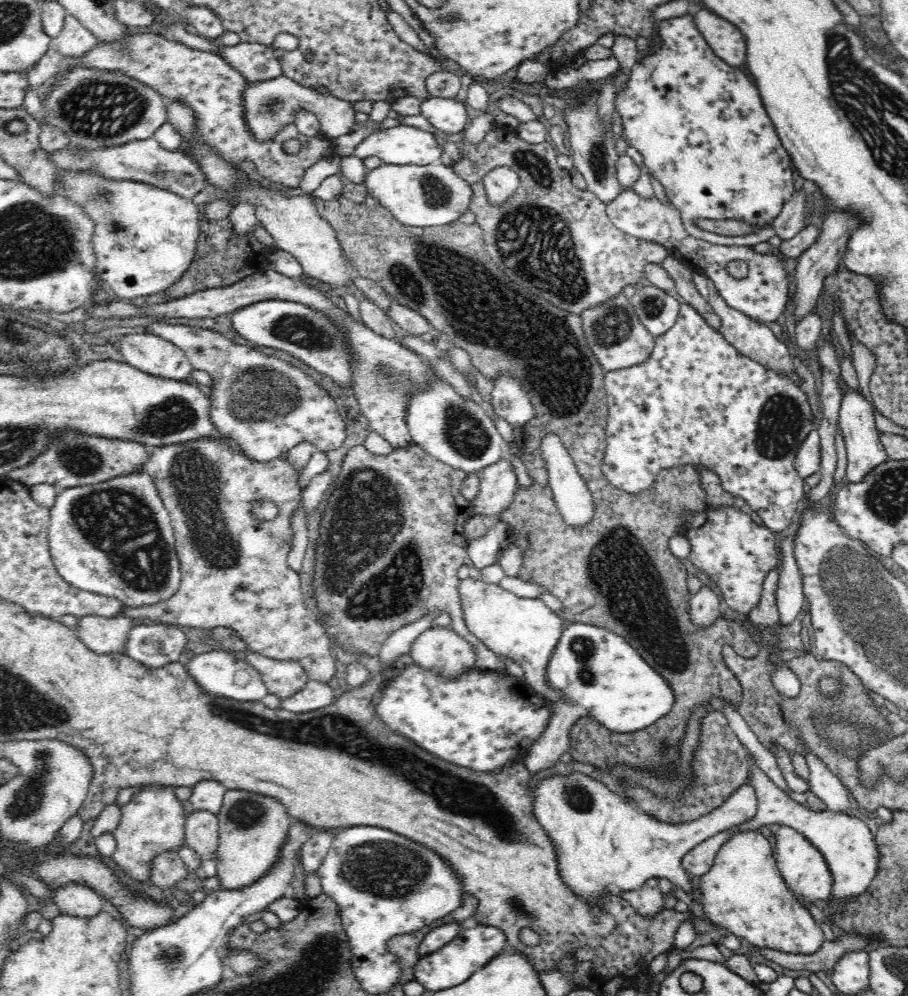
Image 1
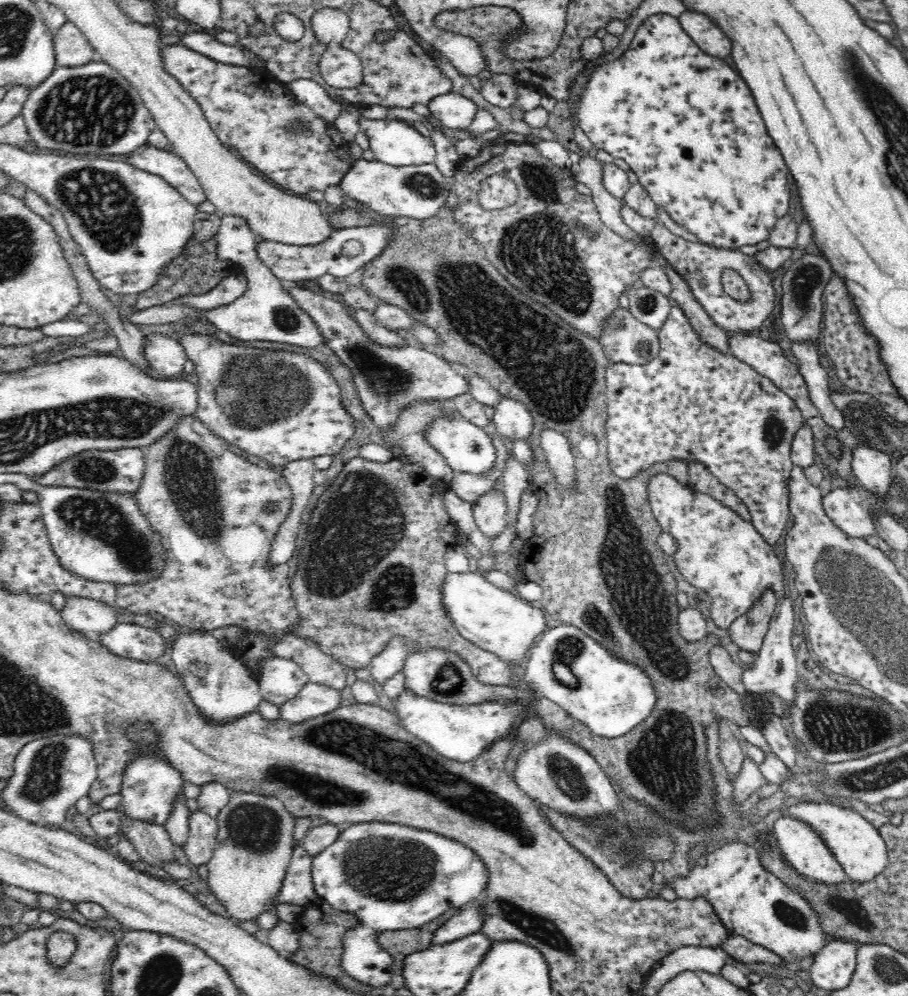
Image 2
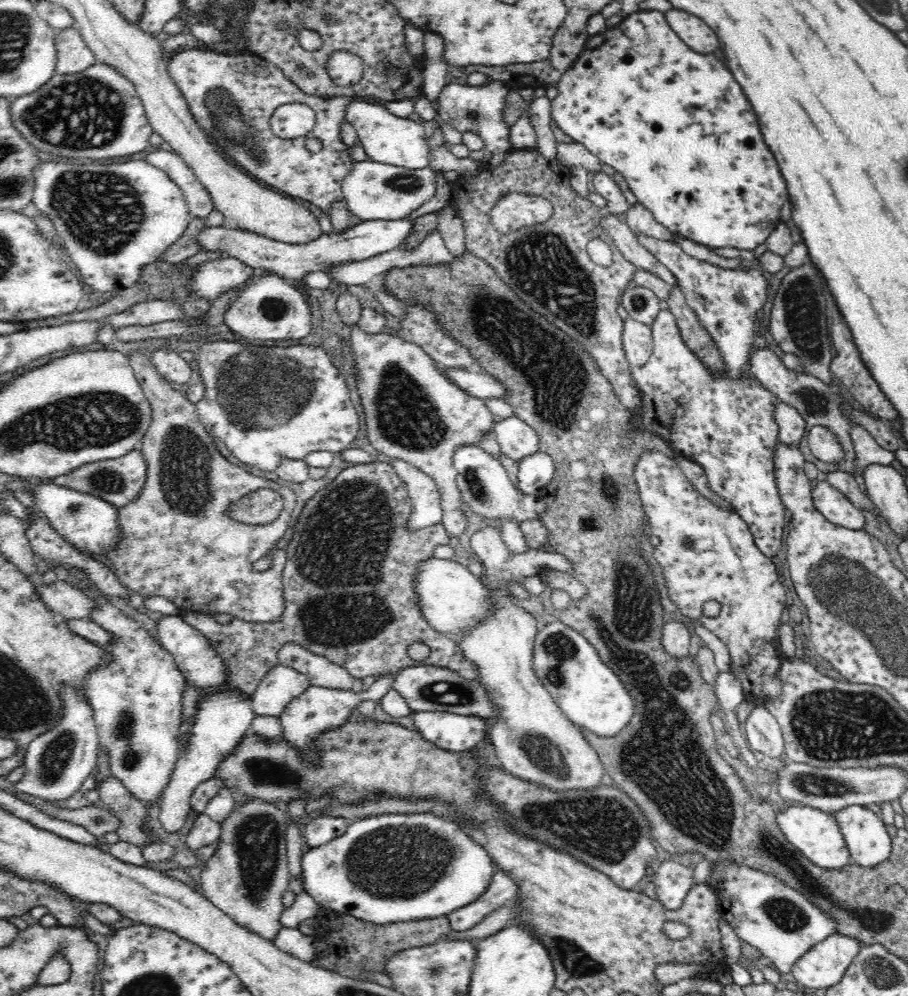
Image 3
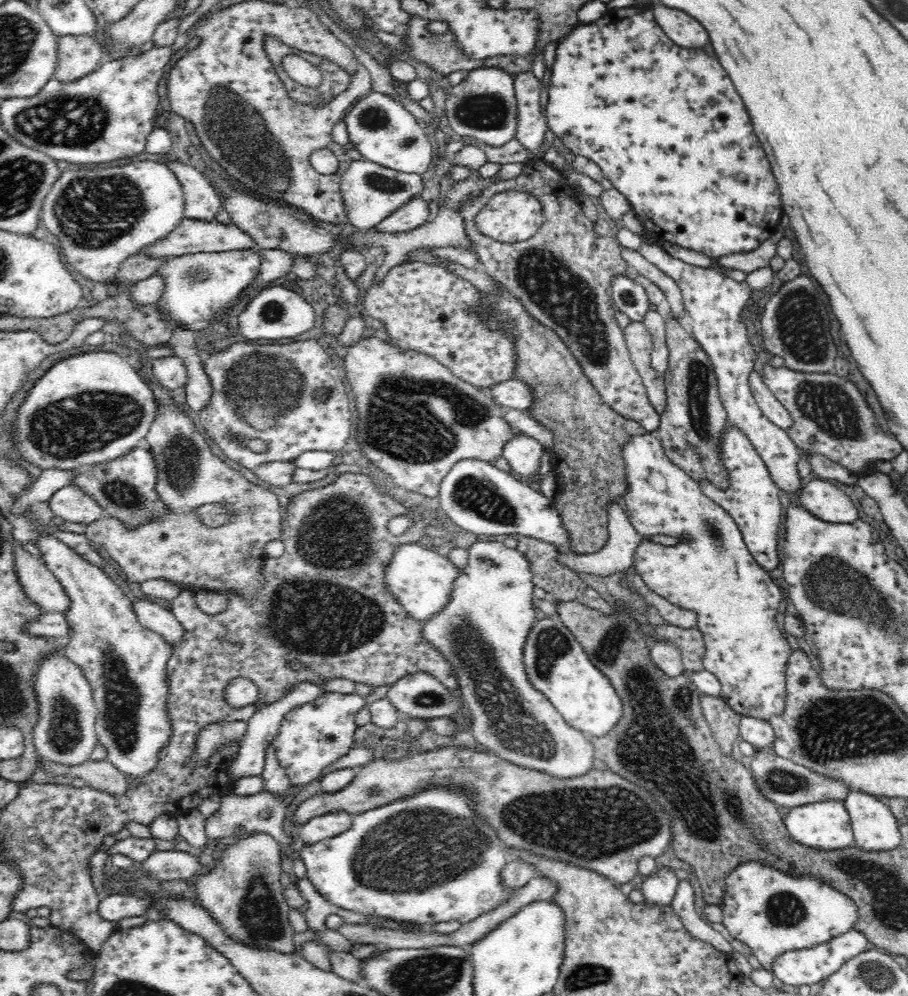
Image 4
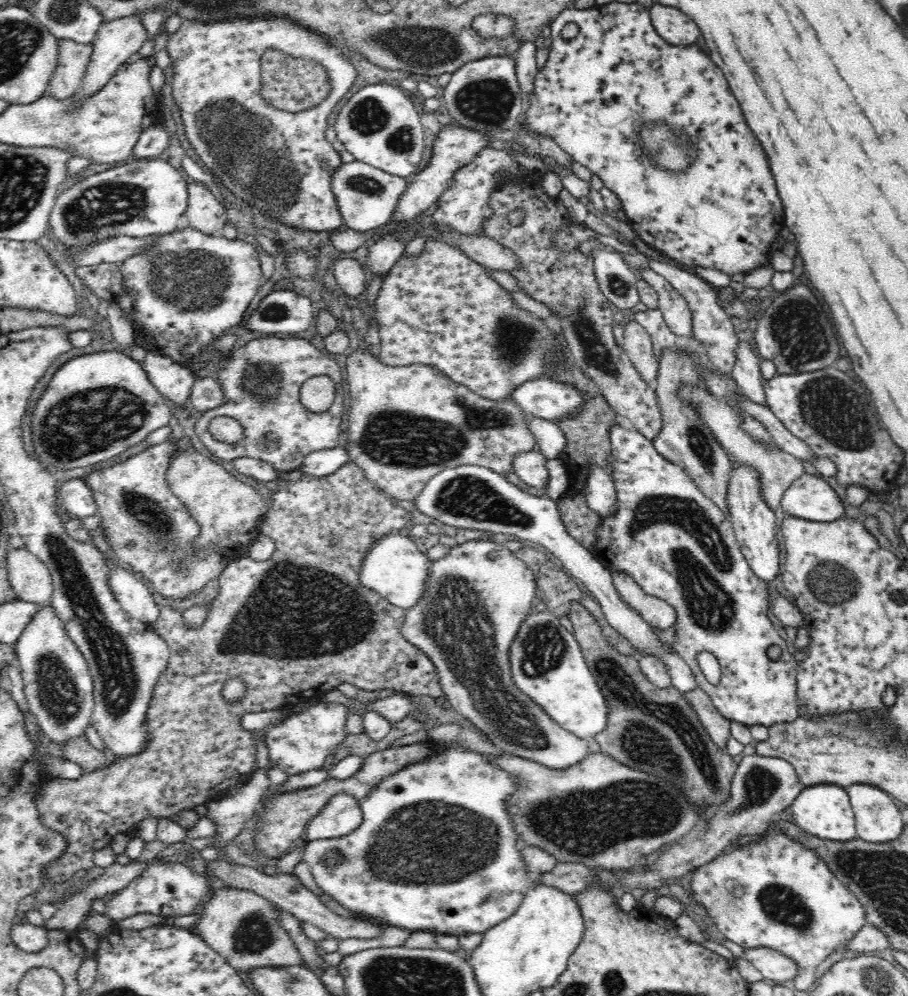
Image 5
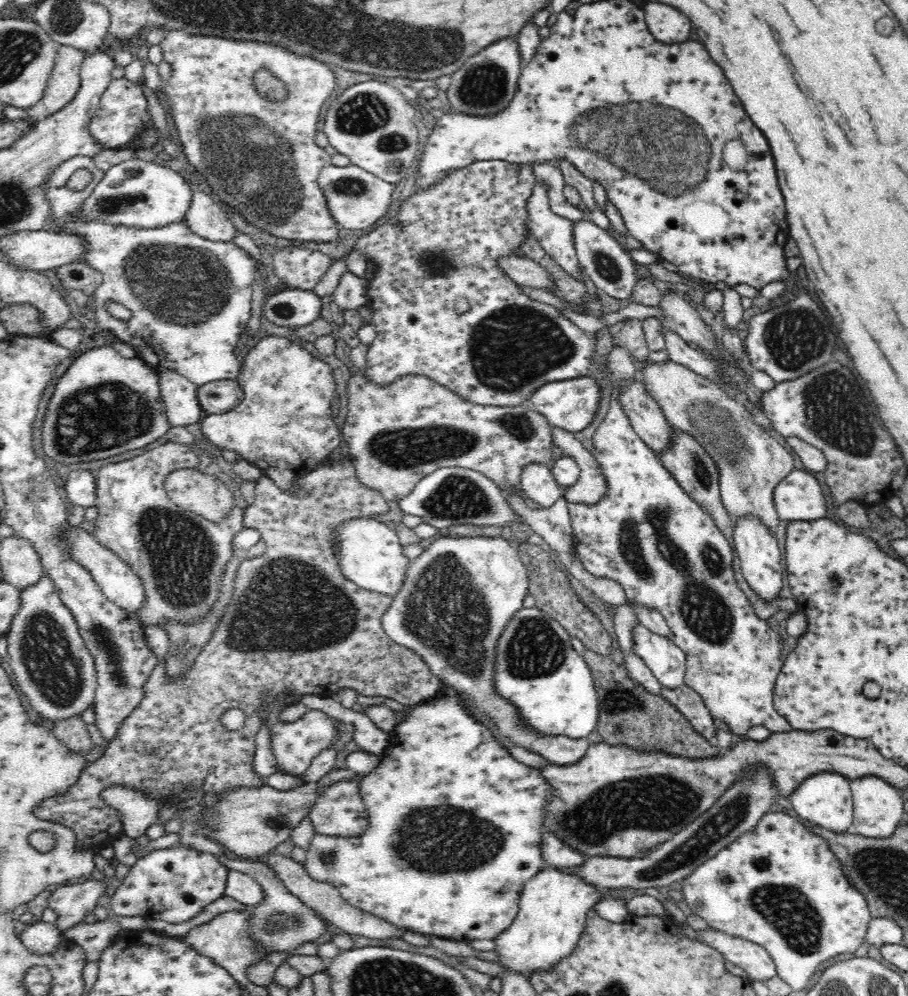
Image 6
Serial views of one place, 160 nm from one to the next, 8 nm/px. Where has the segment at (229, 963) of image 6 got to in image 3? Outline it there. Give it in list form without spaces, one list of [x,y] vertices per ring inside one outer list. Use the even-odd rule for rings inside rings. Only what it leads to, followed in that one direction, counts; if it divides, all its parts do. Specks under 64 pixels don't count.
[[[254,799],[247,804],[238,805],[228,815],[228,819],[221,823],[220,843],[216,852],[204,864],[200,873],[201,893],[224,914],[228,915],[238,925],[250,932],[272,941],[277,932],[283,927],[279,921],[285,909],[284,892],[289,889],[291,880],[288,871],[288,854],[286,853],[287,811],[276,804]]]

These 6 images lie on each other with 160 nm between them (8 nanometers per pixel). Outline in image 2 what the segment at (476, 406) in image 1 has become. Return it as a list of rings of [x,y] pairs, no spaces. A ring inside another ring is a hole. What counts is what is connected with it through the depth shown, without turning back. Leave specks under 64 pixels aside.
[[[461,416],[442,417],[431,424],[425,432],[427,441],[446,459],[446,462],[456,472],[483,475],[496,466],[496,452],[499,446],[491,439],[491,431],[484,431],[471,424]]]

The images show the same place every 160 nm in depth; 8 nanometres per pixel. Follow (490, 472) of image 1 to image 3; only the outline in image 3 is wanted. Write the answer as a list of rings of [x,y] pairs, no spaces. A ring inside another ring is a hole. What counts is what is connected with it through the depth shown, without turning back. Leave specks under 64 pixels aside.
[[[488,526],[471,536],[471,546],[474,559],[484,567],[484,574],[479,578],[487,589],[485,616],[472,627],[464,628],[456,634],[454,643],[464,653],[464,659],[476,665],[479,676],[476,680],[492,699],[496,712],[492,718],[486,718],[485,740],[494,746],[495,755],[502,763],[506,772],[529,780],[536,784],[543,784],[550,790],[570,790],[570,788],[596,788],[602,782],[602,773],[605,772],[597,750],[584,738],[580,727],[577,727],[555,703],[551,694],[538,681],[532,664],[534,640],[538,630],[534,614],[526,612],[524,608],[514,603],[514,598],[509,590],[509,583],[522,583],[526,578],[536,577],[538,572],[552,567],[564,573],[571,573],[576,566],[576,561],[550,550],[550,548],[530,549],[527,552],[515,554],[505,546],[500,531]]]

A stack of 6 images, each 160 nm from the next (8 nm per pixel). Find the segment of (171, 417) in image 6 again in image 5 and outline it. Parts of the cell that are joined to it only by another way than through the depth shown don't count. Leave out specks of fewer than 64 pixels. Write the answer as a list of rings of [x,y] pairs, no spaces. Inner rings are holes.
[[[149,351],[143,361],[143,369],[160,394],[172,401],[177,409],[187,410],[195,381],[188,367],[176,363],[170,357]]]

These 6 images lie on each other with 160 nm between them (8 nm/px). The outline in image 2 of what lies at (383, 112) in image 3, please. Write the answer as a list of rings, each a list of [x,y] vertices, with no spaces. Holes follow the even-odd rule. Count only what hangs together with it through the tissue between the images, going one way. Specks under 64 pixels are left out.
[[[296,80],[288,83],[287,87],[300,103],[308,105],[318,117],[331,123],[336,117],[342,116],[346,112],[346,106],[335,102],[322,87],[312,80]],[[362,114],[358,117],[360,132],[368,138],[370,150],[376,160],[397,167],[420,166],[421,164],[432,164],[436,158],[436,150],[433,142],[426,136],[422,136],[414,126],[405,120],[382,119],[372,120],[364,118]]]

